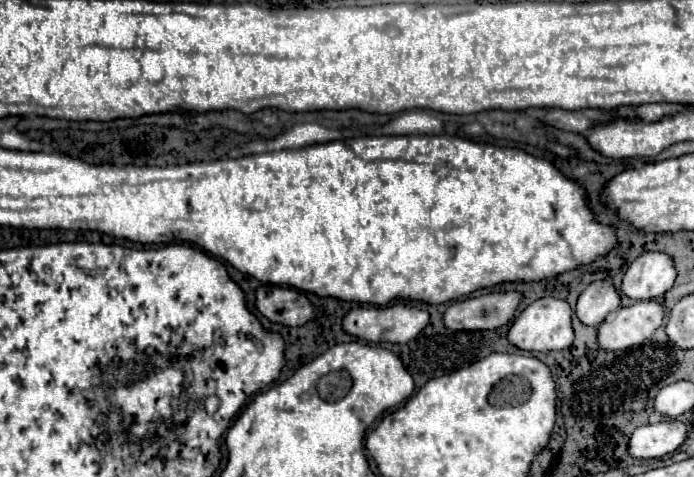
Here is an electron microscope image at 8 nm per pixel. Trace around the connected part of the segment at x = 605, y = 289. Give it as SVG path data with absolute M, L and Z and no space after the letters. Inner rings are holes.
M592 282L576 302L576 316L586 326L598 326L604 318L620 308L620 296L612 282Z

